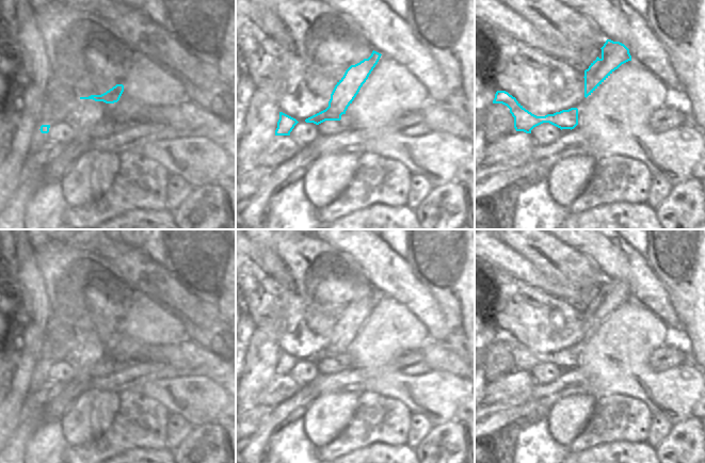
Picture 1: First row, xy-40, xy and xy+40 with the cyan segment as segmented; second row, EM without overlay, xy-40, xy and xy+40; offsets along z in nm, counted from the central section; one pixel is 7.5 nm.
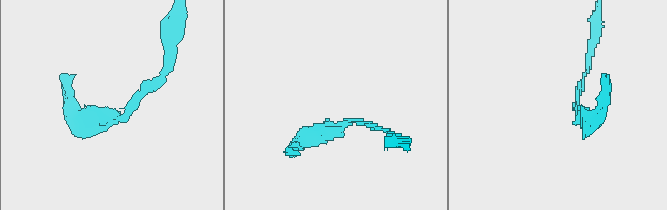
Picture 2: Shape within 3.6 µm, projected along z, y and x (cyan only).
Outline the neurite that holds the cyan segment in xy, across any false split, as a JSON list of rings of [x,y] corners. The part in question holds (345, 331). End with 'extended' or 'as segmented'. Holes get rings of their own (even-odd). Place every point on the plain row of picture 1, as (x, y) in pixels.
[[[372,290],[368,298],[364,298],[355,304],[351,304],[343,316],[337,321],[329,340],[329,346],[306,357],[306,362],[319,364],[325,360],[340,360],[346,353],[348,346],[352,342],[360,326],[378,303],[381,292]]]; as segmented

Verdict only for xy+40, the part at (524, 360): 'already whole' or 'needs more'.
already whole

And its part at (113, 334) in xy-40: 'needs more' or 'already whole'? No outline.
already whole

